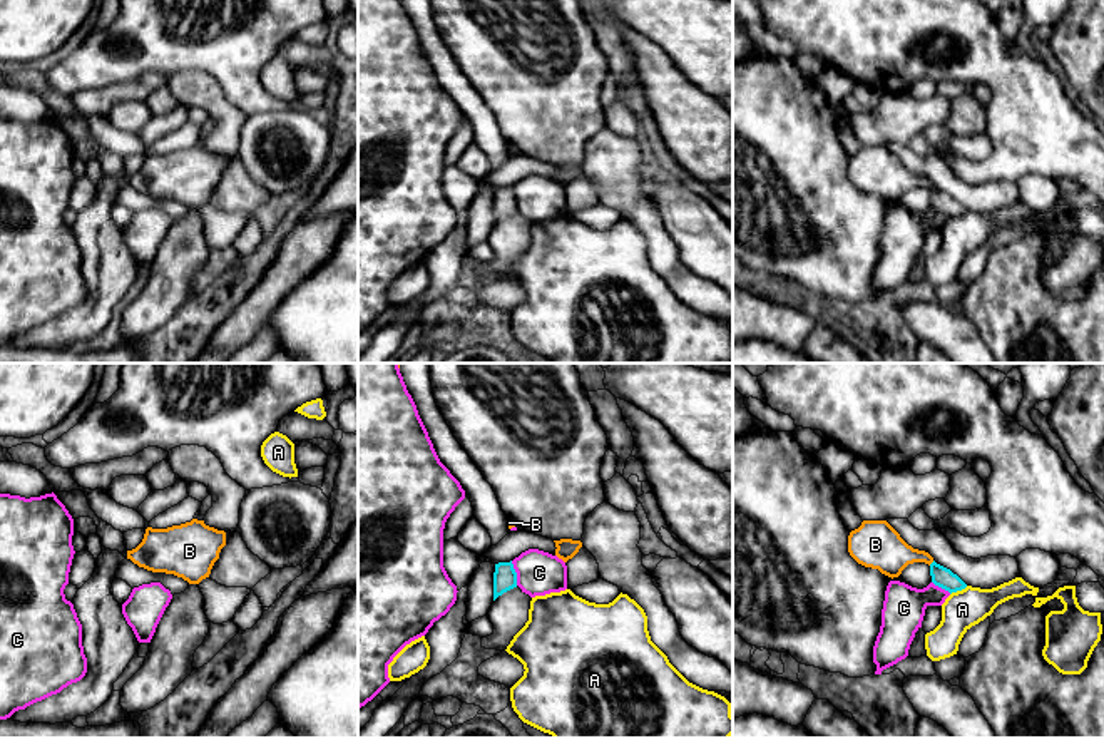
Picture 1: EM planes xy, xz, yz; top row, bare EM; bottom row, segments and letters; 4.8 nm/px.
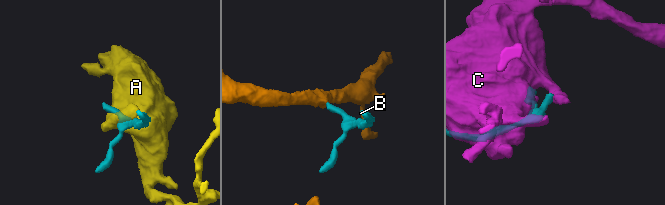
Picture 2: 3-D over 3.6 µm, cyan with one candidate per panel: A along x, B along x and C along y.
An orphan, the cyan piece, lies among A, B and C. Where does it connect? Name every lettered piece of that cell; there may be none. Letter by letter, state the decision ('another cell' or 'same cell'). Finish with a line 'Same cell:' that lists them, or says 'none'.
A: another cell
B: same cell
C: another cell
Same cell: B

